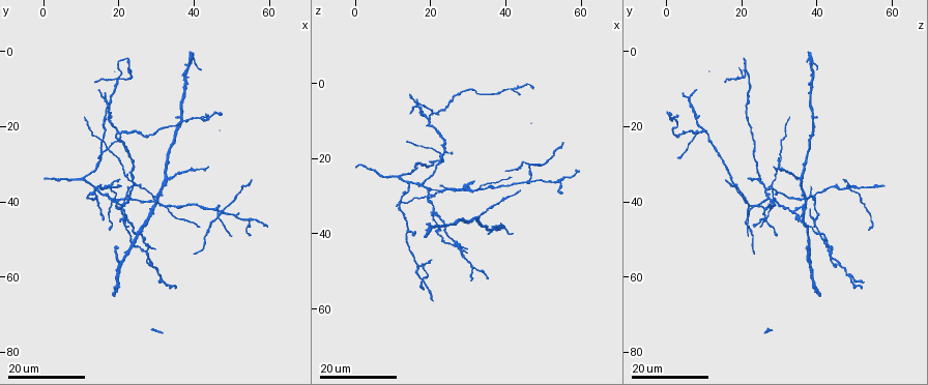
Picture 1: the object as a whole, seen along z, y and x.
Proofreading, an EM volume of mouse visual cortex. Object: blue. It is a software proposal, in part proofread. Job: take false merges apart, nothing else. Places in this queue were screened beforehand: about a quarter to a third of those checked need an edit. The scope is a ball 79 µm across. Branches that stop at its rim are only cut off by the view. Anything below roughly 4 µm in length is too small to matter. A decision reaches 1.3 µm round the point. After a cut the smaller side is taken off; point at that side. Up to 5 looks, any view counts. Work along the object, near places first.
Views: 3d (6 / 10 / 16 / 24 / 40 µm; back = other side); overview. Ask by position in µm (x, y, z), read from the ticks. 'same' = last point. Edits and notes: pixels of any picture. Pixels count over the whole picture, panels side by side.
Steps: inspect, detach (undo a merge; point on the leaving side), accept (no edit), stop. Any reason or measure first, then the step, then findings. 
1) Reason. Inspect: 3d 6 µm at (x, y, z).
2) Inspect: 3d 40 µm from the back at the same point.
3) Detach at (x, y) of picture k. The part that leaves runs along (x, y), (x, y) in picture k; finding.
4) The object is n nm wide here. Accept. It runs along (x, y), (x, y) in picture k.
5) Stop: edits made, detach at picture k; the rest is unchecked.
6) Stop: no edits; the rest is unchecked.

Two arms in line, one across. Inspect: 3d 16 µm at (54.5, 44.5, 26.0).

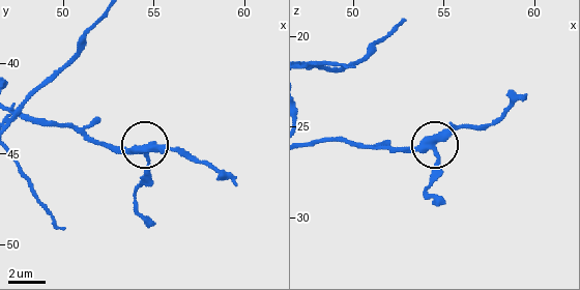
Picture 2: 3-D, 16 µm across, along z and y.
Zoom in. Inspect: 3d 10 µm at (54.3, 44.8, 26.0).

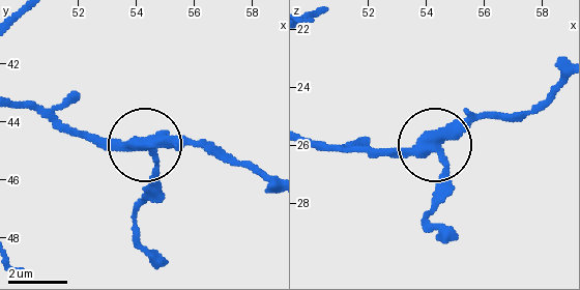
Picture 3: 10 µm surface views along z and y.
The object is 360 nm wide here. Accept. It runs along (308, 145), (431, 148), (441, 163), (441, 197) in picture 3; one cell here.

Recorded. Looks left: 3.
Arms part here. Inspect: 3d 16 µm at (27.0, 53.5, 43.0).

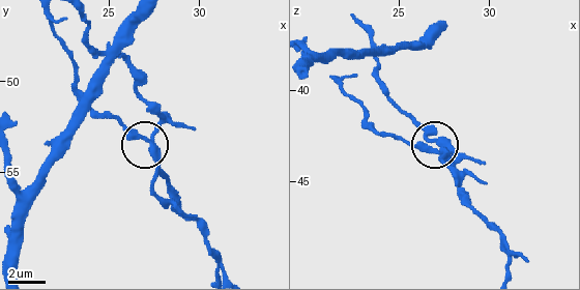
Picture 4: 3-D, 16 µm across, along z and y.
Inspect: 3d 6 µm at (27.4, 53.4, 43.3).

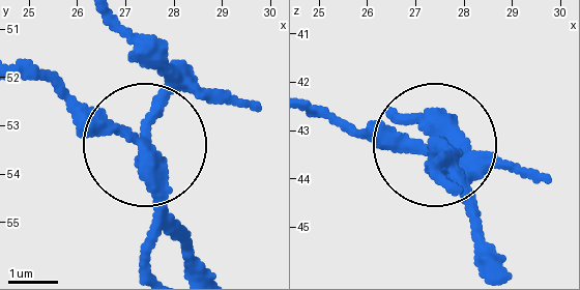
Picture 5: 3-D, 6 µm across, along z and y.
Inspect: 3d 6 µm from the back at (27.30, 53.45, 43.35).

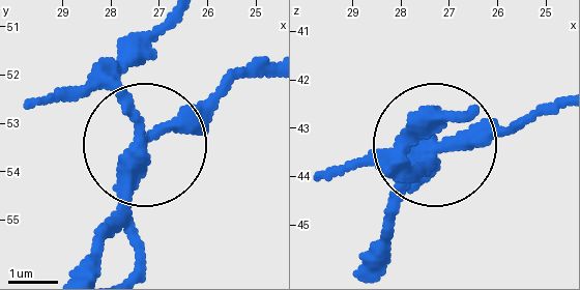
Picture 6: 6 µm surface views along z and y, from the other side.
Detach at (186, 132) of picture 6. The part that leaves runs along (127, 174), (152, 141), (264, 70) in picture 6; a second cell is stuck on.

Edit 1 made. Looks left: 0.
Stop: edits made, detach at picture 6; the rest is unchecked.

